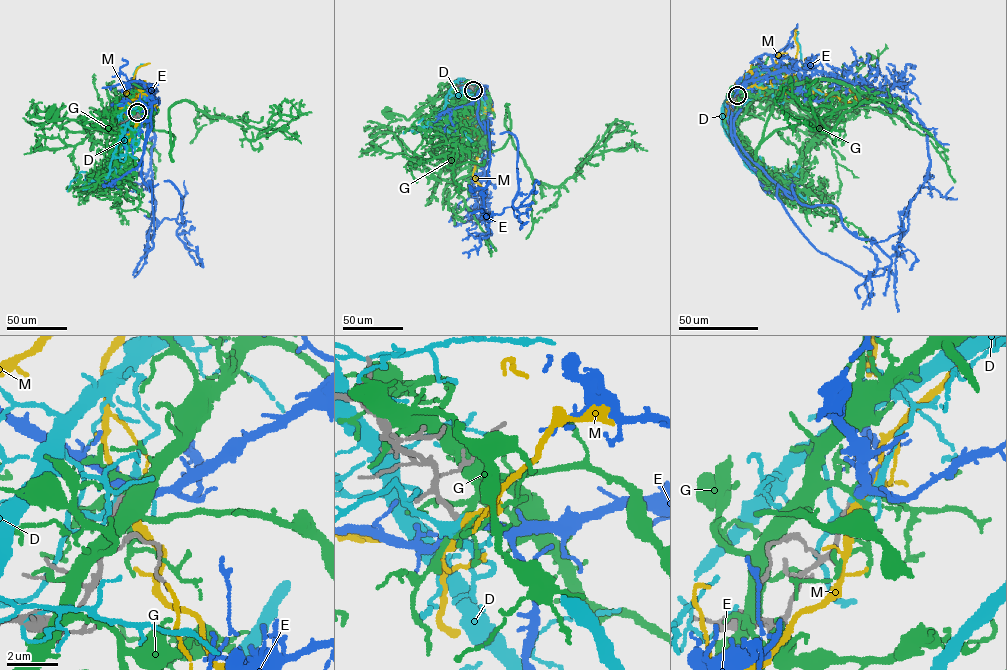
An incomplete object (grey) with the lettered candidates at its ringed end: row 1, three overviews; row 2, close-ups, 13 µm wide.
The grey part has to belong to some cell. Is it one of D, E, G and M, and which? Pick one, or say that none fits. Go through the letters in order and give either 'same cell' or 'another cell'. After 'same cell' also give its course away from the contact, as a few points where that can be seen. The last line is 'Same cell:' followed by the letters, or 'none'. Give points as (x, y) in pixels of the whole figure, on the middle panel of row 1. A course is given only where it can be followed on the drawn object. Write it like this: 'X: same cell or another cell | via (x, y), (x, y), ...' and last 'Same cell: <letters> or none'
D: another cell
E: same cell | via (473, 90), (492, 102), (480, 187), (486, 237), (485, 217), (511, 207), (518, 189), (517, 139), (500, 133)
G: another cell
M: another cell
Same cell: E

